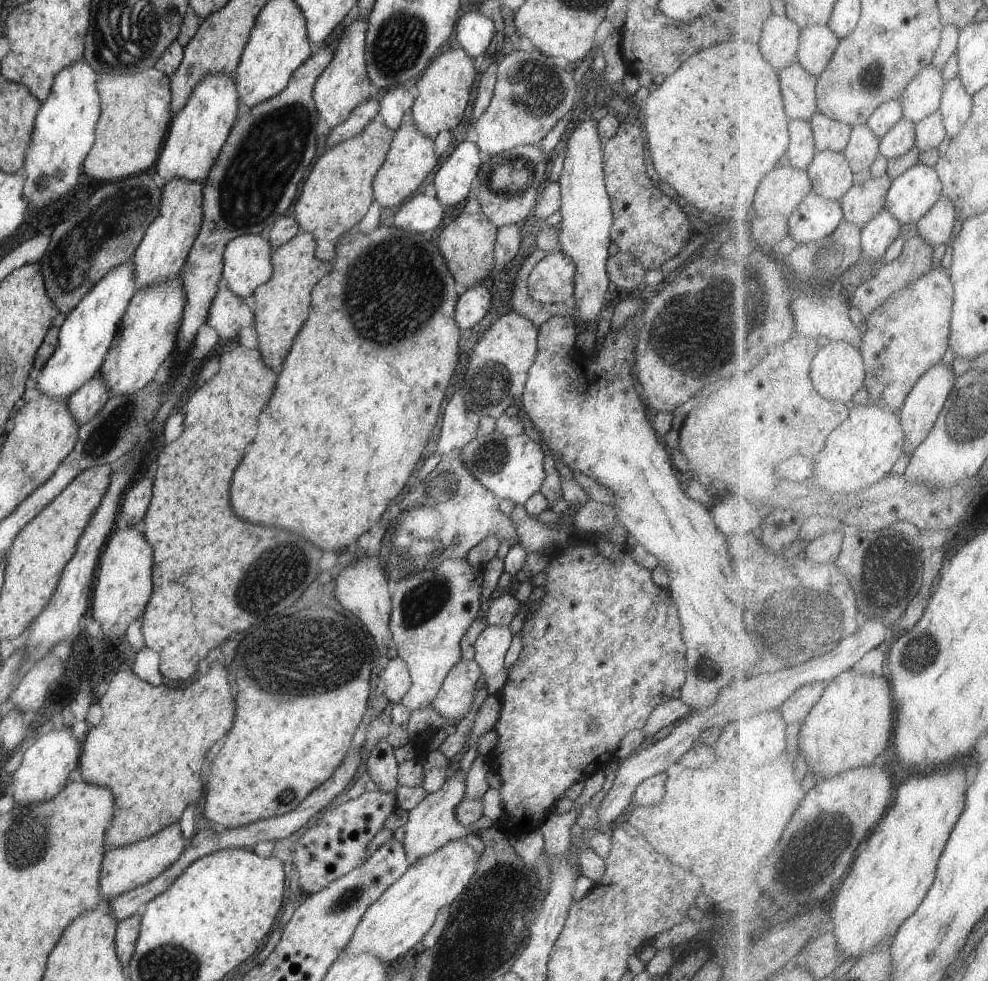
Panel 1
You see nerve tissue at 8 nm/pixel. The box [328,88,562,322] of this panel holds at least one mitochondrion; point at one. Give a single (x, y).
(517, 172)

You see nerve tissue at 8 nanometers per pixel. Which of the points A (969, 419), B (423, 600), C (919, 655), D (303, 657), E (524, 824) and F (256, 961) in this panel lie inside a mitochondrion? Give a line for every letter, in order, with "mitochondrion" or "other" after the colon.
A: mitochondrion
B: mitochondrion
C: mitochondrion
D: mitochondrion
E: other
F: other

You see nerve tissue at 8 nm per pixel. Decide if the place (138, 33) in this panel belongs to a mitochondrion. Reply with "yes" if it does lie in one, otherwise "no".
yes

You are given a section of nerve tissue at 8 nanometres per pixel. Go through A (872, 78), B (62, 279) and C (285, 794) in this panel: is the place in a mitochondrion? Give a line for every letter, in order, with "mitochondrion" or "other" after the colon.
A: mitochondrion
B: mitochondrion
C: mitochondrion

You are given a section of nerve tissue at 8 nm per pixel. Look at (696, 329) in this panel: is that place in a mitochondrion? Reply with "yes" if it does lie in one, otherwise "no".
yes

